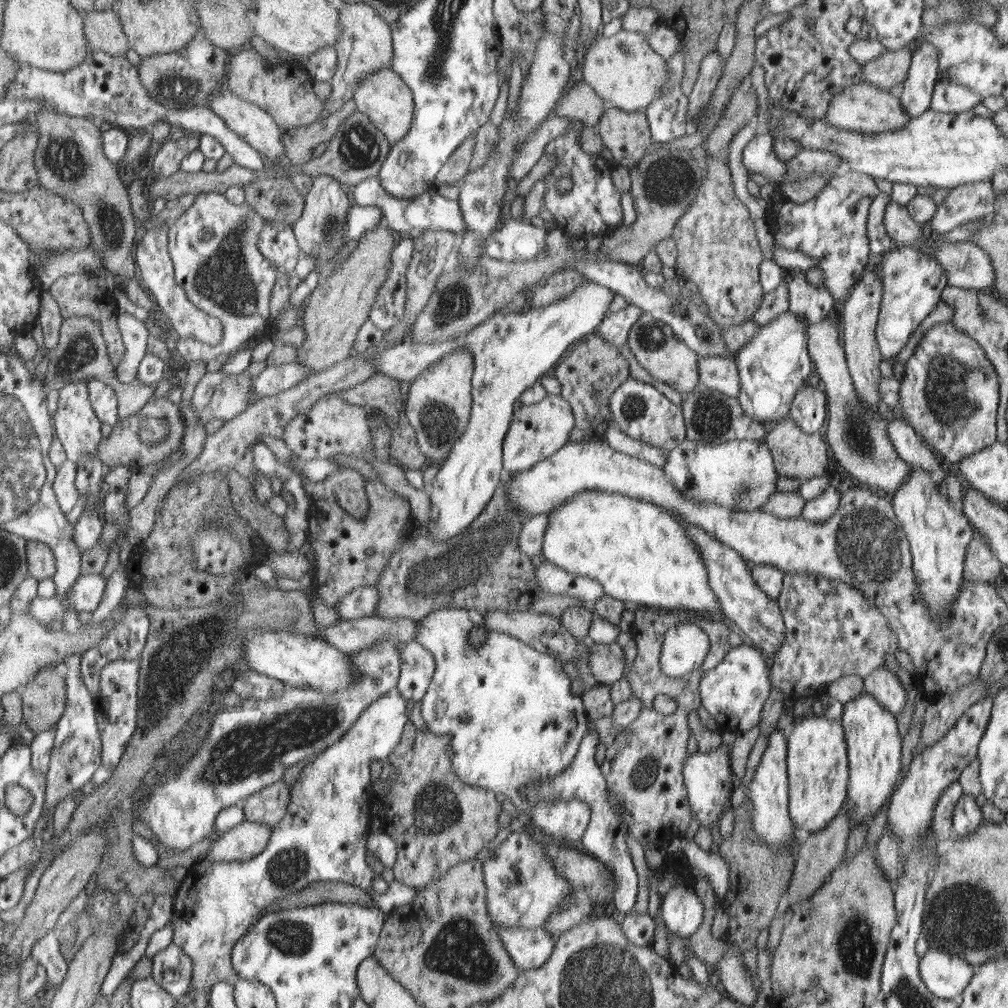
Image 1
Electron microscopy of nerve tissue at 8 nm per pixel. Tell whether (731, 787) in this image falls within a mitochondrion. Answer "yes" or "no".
no

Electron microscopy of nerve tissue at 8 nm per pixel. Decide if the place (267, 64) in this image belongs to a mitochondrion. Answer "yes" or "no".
no

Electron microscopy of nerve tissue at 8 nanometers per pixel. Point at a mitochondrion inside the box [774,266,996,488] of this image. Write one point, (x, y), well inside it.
(949, 397)

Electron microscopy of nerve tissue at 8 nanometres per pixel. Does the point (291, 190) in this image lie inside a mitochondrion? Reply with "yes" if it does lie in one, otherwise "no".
no

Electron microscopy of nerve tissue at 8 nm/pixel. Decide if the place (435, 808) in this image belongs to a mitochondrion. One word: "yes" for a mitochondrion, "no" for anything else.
yes

